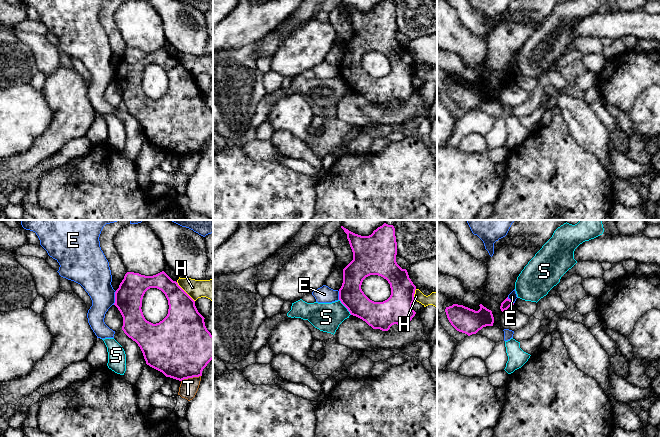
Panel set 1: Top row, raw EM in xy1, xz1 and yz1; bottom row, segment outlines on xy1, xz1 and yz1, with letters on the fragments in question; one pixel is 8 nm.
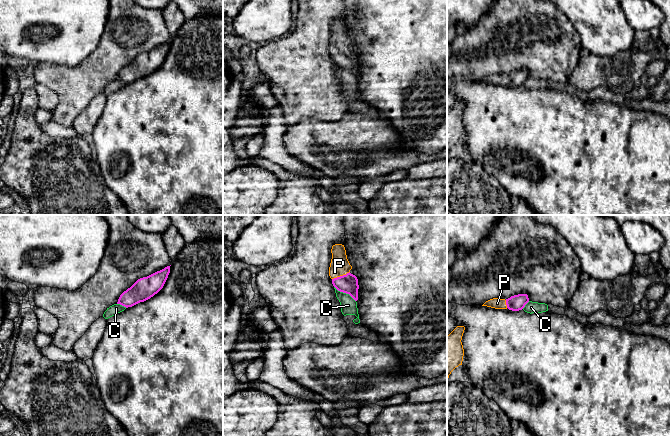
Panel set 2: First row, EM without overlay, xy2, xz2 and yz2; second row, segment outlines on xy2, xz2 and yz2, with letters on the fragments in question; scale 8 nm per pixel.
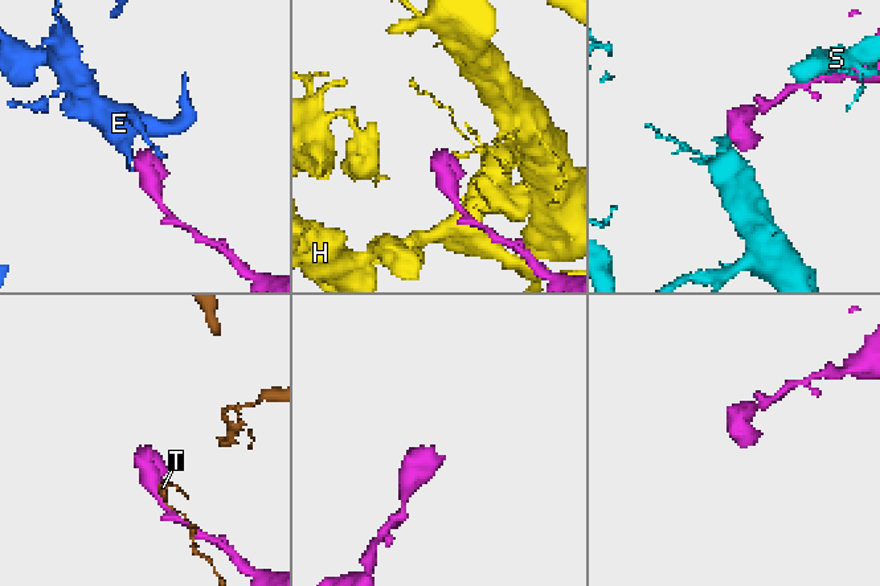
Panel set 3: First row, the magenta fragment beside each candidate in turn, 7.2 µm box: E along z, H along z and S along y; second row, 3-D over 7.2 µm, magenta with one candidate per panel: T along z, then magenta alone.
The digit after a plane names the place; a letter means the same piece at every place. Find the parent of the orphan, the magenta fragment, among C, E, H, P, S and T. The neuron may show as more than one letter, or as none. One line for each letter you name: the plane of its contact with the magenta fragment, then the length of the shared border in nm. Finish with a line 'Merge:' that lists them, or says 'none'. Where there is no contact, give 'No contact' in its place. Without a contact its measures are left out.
P: Touches magenta in xz2. Shared border 160 nm
Merge: P

